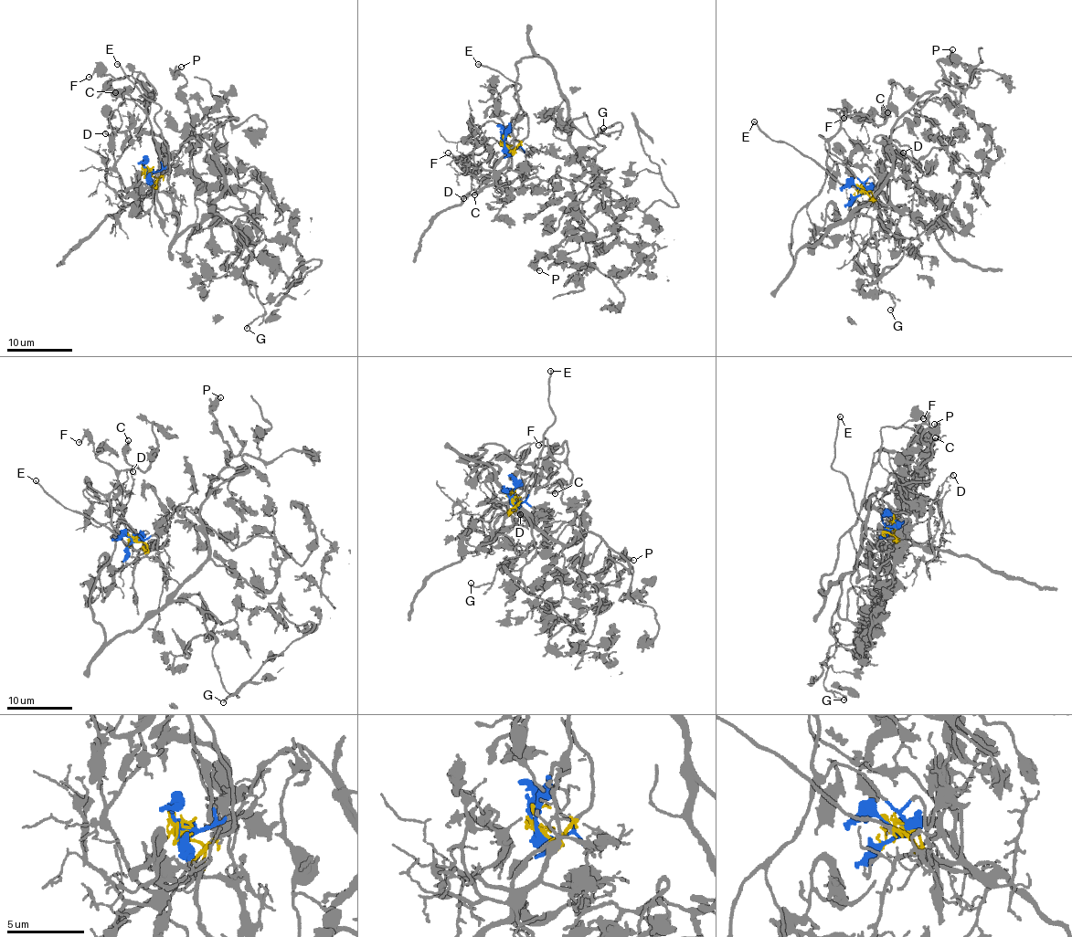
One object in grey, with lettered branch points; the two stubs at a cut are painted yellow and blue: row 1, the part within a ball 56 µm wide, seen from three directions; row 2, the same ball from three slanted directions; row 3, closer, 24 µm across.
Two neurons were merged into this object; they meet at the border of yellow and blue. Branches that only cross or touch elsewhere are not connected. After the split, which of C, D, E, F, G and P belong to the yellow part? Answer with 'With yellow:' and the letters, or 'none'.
With yellow: D, E

